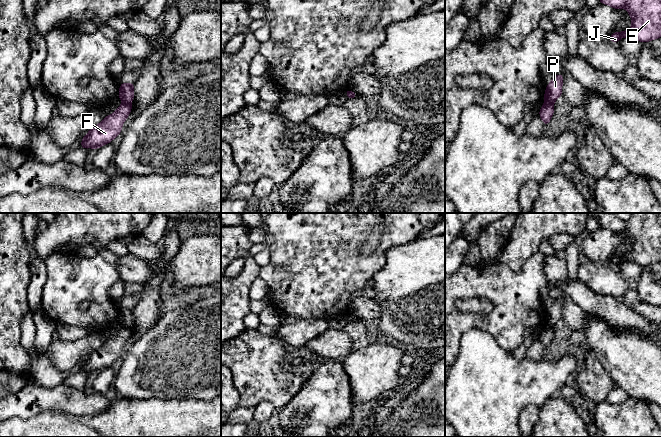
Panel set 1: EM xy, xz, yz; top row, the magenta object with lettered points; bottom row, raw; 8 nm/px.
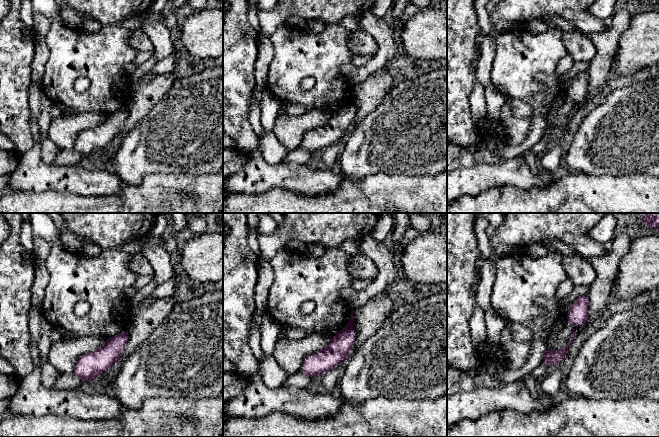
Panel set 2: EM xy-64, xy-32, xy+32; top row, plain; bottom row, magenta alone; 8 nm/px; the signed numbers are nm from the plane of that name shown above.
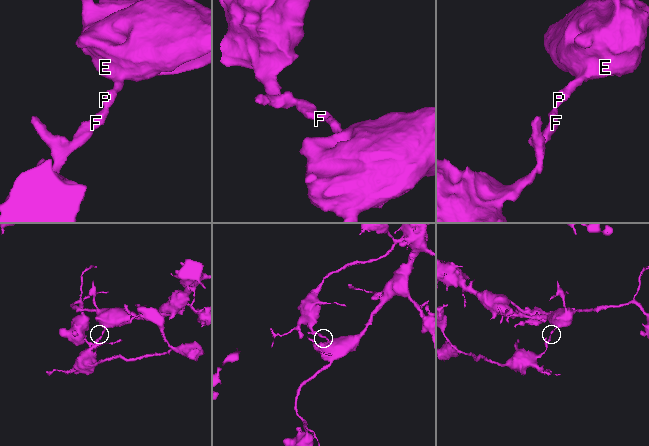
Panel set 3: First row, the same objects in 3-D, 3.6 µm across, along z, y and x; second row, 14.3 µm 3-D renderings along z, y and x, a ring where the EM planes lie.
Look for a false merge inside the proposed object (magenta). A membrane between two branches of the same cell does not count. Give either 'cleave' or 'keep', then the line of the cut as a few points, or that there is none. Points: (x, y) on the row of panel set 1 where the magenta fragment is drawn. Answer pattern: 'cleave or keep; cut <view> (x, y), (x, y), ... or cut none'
cleave; cut xy (123, 101), (129, 103)

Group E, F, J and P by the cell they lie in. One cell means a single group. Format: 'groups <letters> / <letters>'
groups E J P / F

